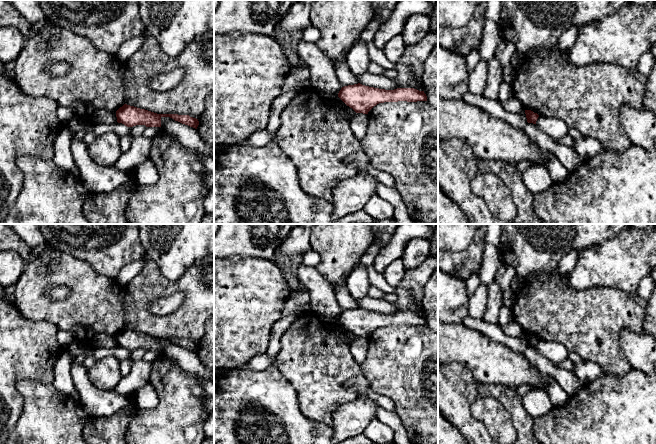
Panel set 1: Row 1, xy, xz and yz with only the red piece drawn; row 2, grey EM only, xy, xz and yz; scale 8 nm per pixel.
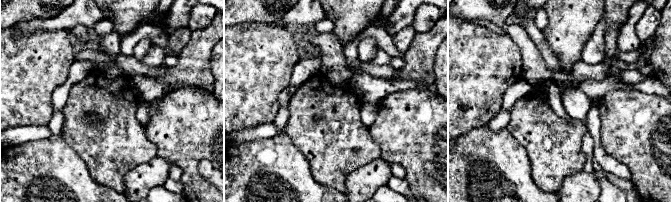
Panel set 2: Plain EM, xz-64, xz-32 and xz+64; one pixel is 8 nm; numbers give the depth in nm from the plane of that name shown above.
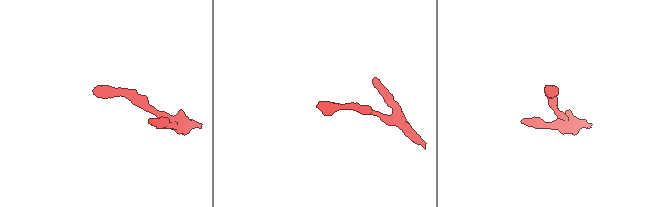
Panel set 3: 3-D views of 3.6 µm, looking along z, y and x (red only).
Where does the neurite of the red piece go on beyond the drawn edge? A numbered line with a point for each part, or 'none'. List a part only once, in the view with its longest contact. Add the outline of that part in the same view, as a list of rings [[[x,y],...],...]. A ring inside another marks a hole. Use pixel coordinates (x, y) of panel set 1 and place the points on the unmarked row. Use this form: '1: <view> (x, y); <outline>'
none

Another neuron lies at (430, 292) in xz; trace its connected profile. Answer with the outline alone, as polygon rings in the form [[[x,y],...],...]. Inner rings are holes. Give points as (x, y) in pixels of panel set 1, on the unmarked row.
[[[438,267],[433,271],[424,286],[422,309],[427,320],[427,326],[431,330],[438,332]]]

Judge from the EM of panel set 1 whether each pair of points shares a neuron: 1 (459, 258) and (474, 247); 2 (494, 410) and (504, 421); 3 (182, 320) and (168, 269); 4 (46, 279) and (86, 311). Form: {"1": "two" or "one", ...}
{"1": "one", "2": "one", "3": "two", "4": "one"}

